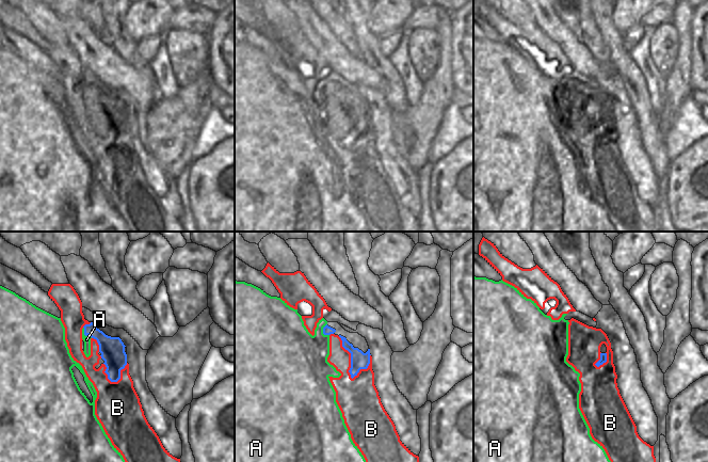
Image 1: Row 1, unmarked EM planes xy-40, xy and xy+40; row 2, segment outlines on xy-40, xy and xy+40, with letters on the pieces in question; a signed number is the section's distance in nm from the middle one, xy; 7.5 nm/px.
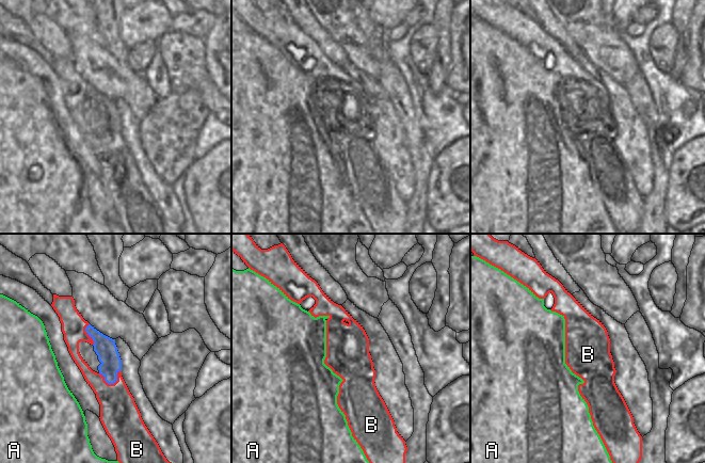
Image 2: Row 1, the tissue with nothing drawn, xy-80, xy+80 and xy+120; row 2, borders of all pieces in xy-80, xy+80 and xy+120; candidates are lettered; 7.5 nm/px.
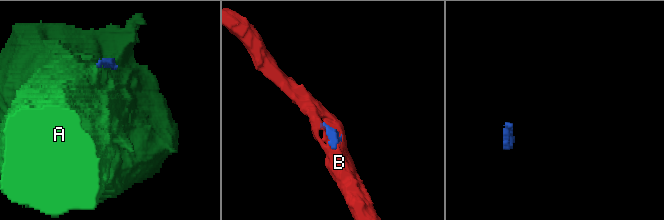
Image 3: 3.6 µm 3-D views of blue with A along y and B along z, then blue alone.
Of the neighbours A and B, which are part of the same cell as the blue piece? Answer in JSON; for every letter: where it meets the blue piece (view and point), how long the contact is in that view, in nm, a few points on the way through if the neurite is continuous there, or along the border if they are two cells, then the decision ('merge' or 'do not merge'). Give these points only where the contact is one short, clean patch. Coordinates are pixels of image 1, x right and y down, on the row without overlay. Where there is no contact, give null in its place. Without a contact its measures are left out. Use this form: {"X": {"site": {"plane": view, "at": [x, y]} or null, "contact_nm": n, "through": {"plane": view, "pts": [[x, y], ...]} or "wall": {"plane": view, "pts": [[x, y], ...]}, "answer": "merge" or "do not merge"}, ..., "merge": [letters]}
{"A": {"site": {"plane": "xy", "at": [323, 91]}, "contact_nm": 100, "wall": {"plane": "xy", "pts": [[326, 84], [323, 89], [324, 96]]}, "answer": "do not merge"}, "B": {"site": {"plane": "xy", "at": [351, 118]}, "contact_nm": 340, "answer": "merge"}, "merge": ["B"]}

